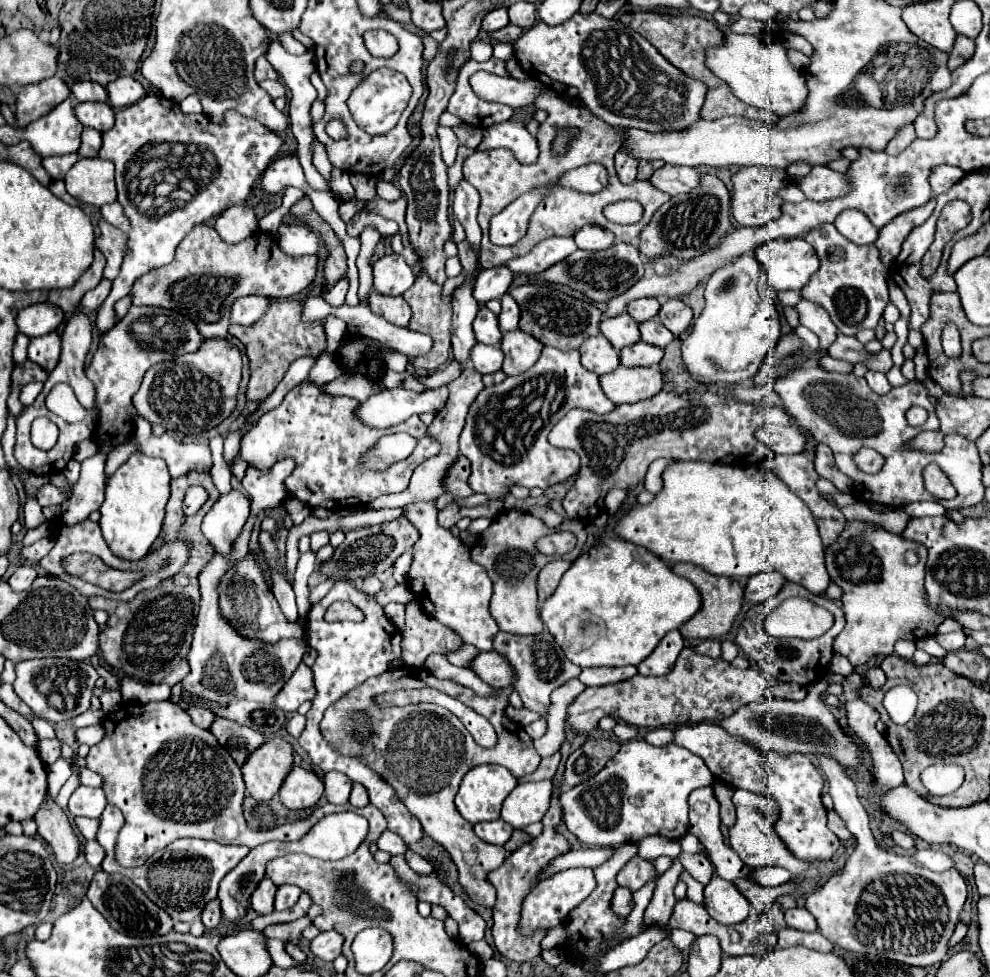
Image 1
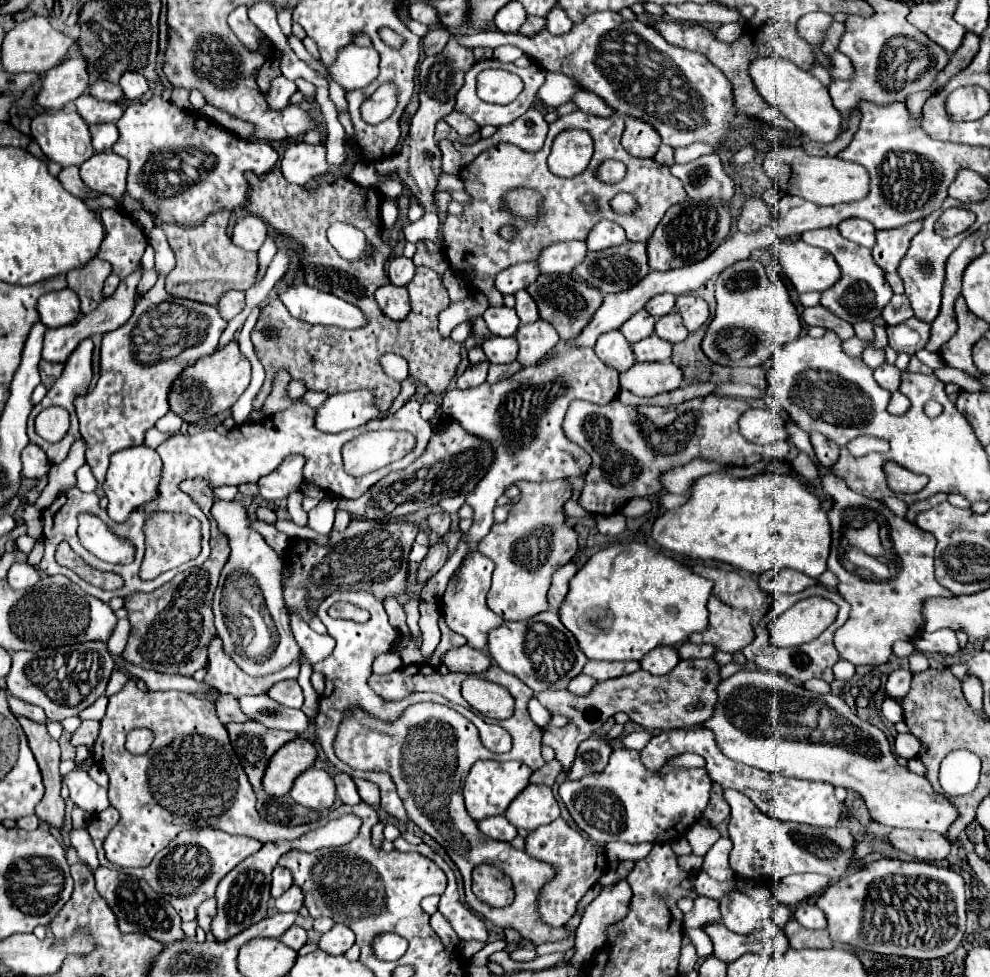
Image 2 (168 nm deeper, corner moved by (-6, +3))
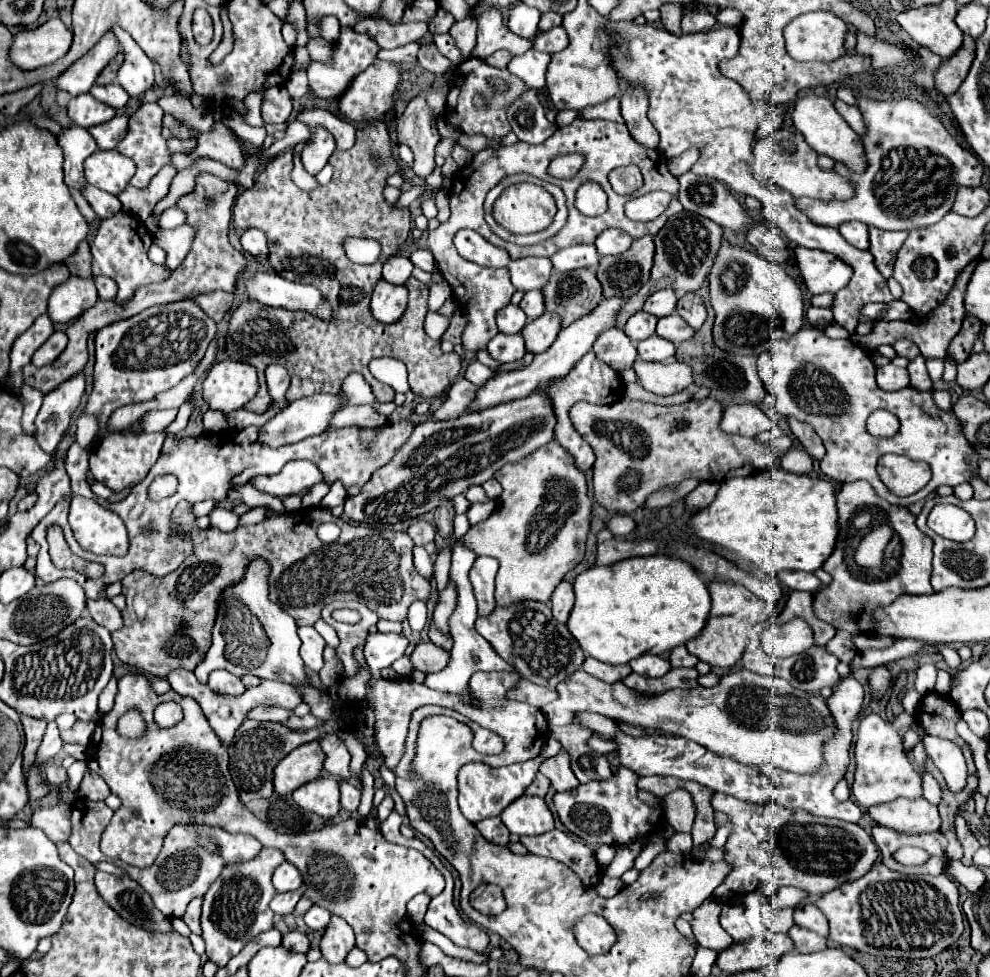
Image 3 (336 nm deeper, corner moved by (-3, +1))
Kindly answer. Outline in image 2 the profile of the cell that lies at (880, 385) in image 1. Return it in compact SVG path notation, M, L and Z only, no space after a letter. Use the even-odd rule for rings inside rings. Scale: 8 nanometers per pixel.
M886 362L874 370L876 382L878 382L882 388L890 390L890 392L896 392L896 390L898 390L898 386L900 386L900 374L902 374L902 372L900 372L896 366L886 364Z

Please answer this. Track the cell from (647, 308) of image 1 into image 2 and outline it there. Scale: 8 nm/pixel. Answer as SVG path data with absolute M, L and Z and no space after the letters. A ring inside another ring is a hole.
M660 294L660 296L654 296L650 300L650 304L646 304L646 310L654 316L654 318L660 318L660 316L666 316L672 312L676 304L676 296L674 294Z

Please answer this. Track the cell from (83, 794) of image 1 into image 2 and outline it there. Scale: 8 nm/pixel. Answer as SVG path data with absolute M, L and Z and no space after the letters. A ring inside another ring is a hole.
M80 762L74 766L72 772L62 776L62 782L68 786L70 800L76 806L86 810L88 814L98 814L98 812L106 810L110 806L110 802L108 802L106 788L98 786L90 778L90 774L88 774L90 768L92 768L92 762Z

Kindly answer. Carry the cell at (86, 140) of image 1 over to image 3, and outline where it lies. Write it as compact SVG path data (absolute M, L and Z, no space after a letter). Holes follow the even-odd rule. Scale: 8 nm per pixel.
M117 114L111 122L91 126L89 134L95 138L95 142L101 150L113 150L127 132L127 118L129 118L127 114Z

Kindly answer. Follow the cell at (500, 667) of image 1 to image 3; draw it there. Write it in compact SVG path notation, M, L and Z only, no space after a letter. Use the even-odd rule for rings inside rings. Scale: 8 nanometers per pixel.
M433 642L427 644L419 644L415 648L415 652L411 654L411 662L415 670L421 670L425 674L429 672L439 672L443 670L451 660L451 654L439 646L435 646Z

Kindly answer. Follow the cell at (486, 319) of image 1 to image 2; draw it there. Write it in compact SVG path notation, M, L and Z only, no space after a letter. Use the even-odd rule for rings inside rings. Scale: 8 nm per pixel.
M490 306L482 318L494 336L514 336L520 324L516 310L508 306Z

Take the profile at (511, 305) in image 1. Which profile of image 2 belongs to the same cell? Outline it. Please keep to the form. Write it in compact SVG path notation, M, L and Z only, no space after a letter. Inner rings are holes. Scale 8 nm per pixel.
M520 290L516 294L516 314L518 314L522 324L530 324L530 322L540 318L538 316L538 306L536 306L534 298L526 290Z

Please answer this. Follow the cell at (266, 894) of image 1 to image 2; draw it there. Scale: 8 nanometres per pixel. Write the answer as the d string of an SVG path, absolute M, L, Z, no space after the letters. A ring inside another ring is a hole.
M276 866L272 872L272 898L278 898L280 894L284 894L290 886L292 886L292 874L288 868Z

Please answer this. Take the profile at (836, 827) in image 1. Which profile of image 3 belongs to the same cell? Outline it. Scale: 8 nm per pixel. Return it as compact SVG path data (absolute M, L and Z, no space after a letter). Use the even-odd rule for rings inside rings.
M867 714L861 720L857 746L855 746L855 782L851 792L861 808L883 804L899 796L921 798L921 774L915 770L909 754L903 750L901 736L893 722L883 720L877 714Z

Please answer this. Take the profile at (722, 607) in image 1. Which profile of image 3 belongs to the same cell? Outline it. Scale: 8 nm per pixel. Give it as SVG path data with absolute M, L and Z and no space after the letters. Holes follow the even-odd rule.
M711 616L703 632L685 646L711 666L731 668L747 646L747 624L737 616Z

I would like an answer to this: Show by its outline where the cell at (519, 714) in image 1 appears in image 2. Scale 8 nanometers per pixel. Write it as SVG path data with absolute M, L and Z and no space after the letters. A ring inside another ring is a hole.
M680 660L670 674L652 676L650 672L638 670L634 674L596 684L588 696L574 696L568 690L542 690L536 694L536 698L544 708L548 708L552 714L570 716L570 724L566 728L544 730L542 742L554 750L562 772L568 774L578 744L600 730L602 724L616 712L626 712L632 722L654 732L700 726L714 712L716 686L720 684L718 670L720 666L714 660Z

